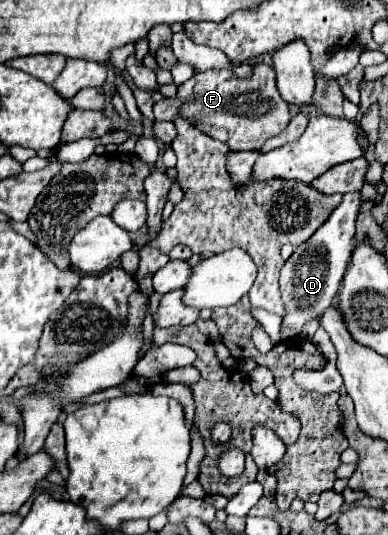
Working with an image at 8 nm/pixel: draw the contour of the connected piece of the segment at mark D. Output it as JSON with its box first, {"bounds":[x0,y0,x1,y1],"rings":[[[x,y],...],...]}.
{"bounds":[280,193,360,335],"rings":[[[346,193],[342,203],[326,219],[326,223],[306,243],[298,245],[294,249],[294,253],[290,255],[290,259],[280,269],[280,293],[282,293],[284,311],[286,311],[286,315],[282,317],[282,327],[294,329],[296,335],[302,333],[302,327],[308,321],[320,319],[326,313],[326,309],[334,303],[334,297],[338,293],[342,275],[346,273],[346,267],[348,267],[348,261],[350,261],[350,251],[354,249],[354,221],[356,221],[356,215],[358,215],[358,207],[360,207],[360,193]]]}

